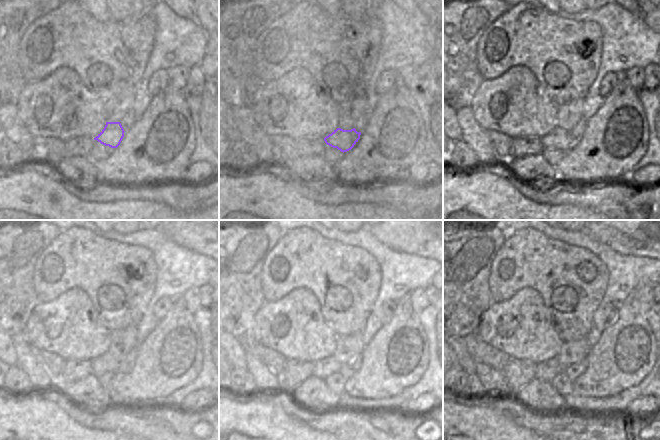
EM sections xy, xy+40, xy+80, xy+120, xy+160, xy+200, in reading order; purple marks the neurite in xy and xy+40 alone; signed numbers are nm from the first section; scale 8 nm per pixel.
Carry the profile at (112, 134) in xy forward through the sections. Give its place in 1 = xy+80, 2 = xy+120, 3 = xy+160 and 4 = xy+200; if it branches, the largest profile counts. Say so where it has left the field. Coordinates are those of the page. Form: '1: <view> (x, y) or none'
1: xy+80 (559, 138)
2: xy+120 (105, 363)
3: xy+160 (323, 368)
4: xy+200 (545, 371)

